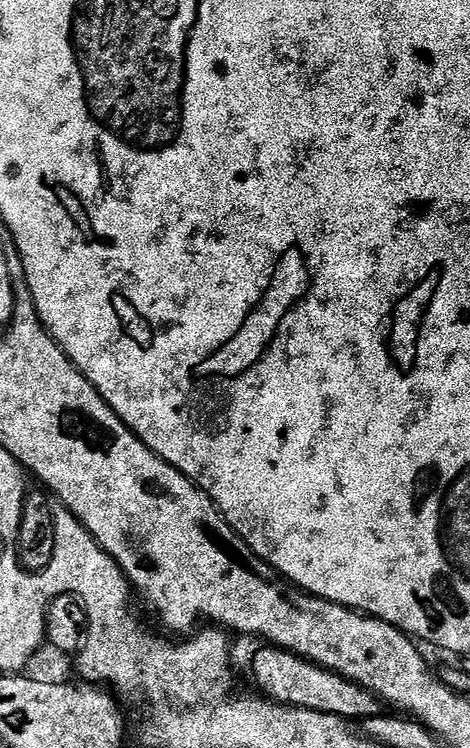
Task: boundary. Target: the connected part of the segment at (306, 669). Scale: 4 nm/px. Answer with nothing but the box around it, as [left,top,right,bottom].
[252,646,382,722]

